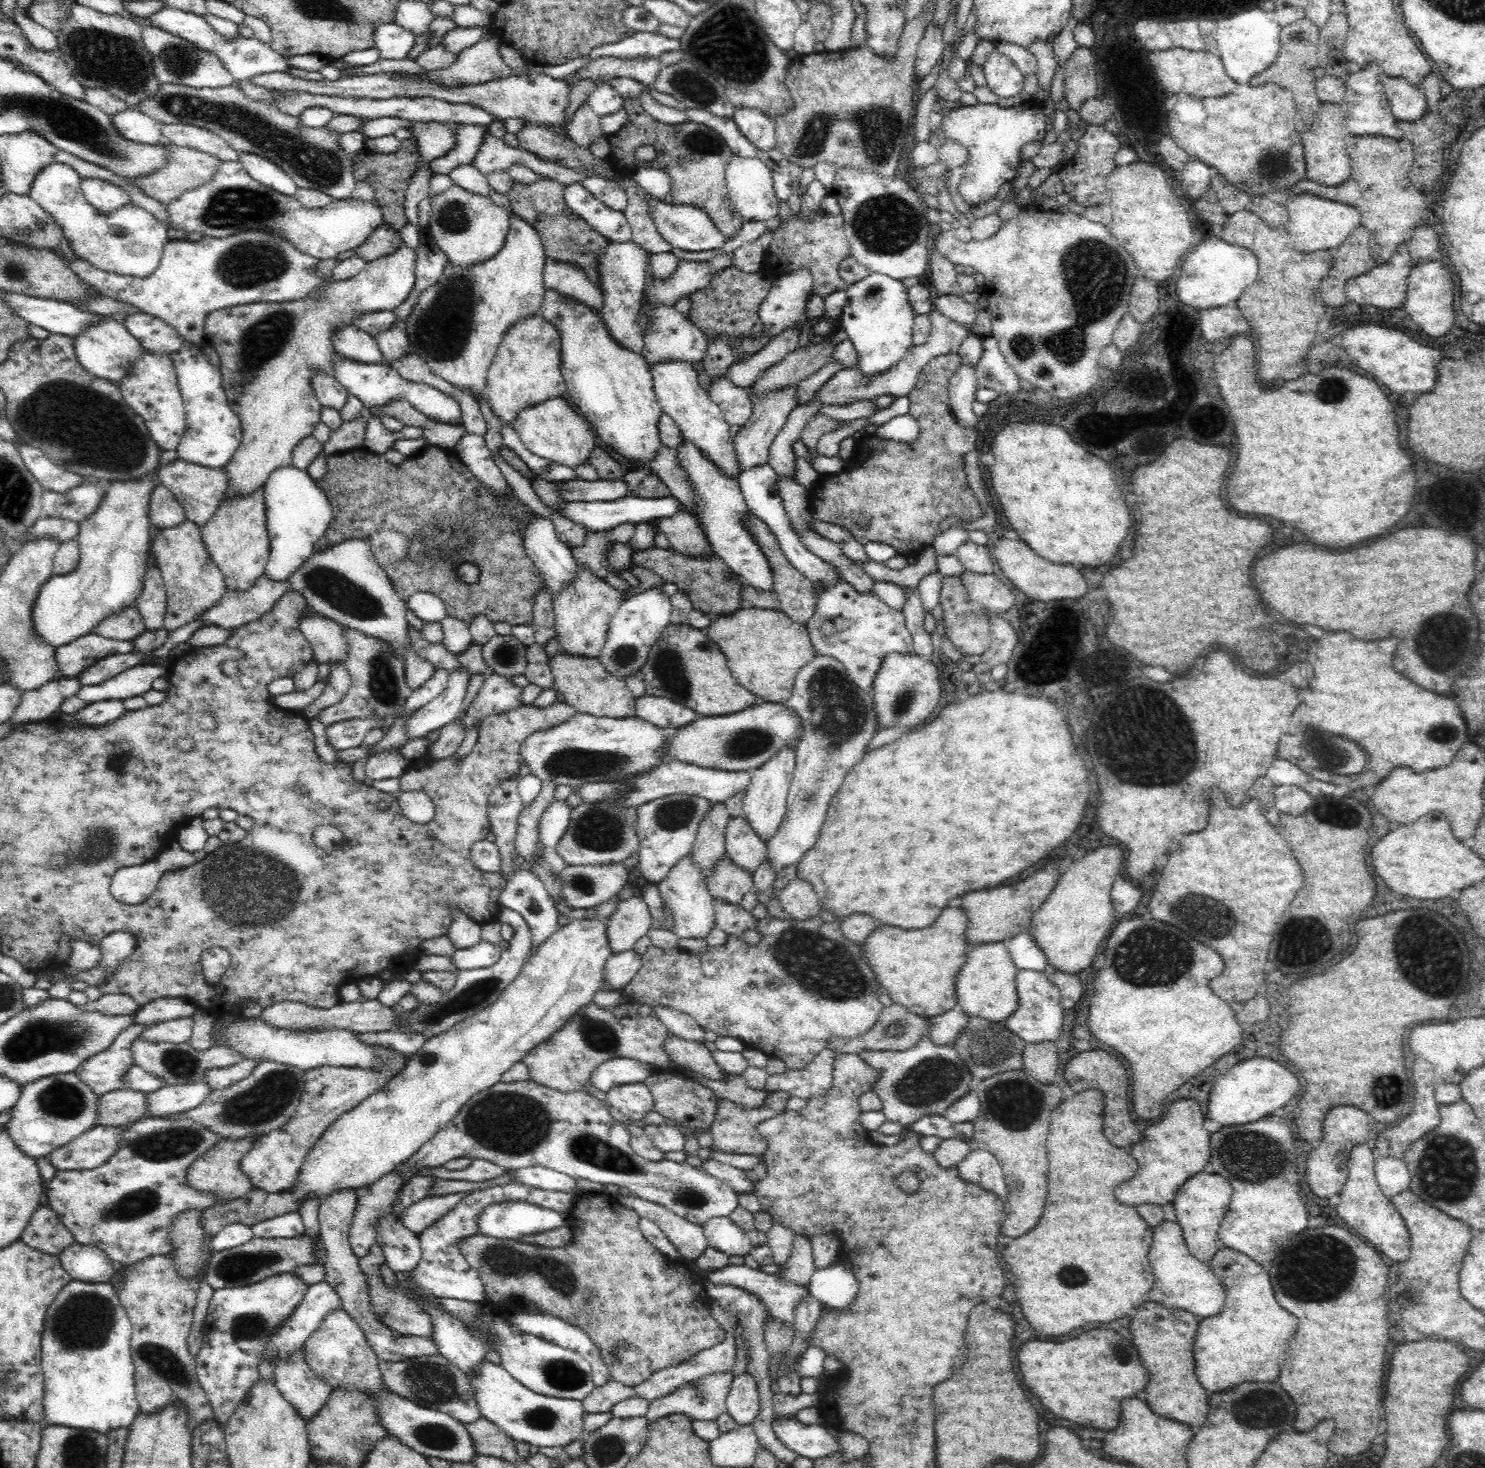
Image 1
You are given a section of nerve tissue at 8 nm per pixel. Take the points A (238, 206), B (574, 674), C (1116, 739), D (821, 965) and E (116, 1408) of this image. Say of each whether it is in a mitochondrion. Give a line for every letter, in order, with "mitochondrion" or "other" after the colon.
A: mitochondrion
B: other
C: mitochondrion
D: mitochondrion
E: other

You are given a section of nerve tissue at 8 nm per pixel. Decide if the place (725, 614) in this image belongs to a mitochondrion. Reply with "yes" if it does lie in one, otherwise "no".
no

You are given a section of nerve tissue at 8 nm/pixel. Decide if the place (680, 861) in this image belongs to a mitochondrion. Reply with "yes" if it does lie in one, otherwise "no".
no

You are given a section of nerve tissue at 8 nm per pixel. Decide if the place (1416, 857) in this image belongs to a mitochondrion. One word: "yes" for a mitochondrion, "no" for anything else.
no

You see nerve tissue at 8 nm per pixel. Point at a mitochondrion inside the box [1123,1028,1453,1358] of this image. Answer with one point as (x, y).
(1331, 1269)

